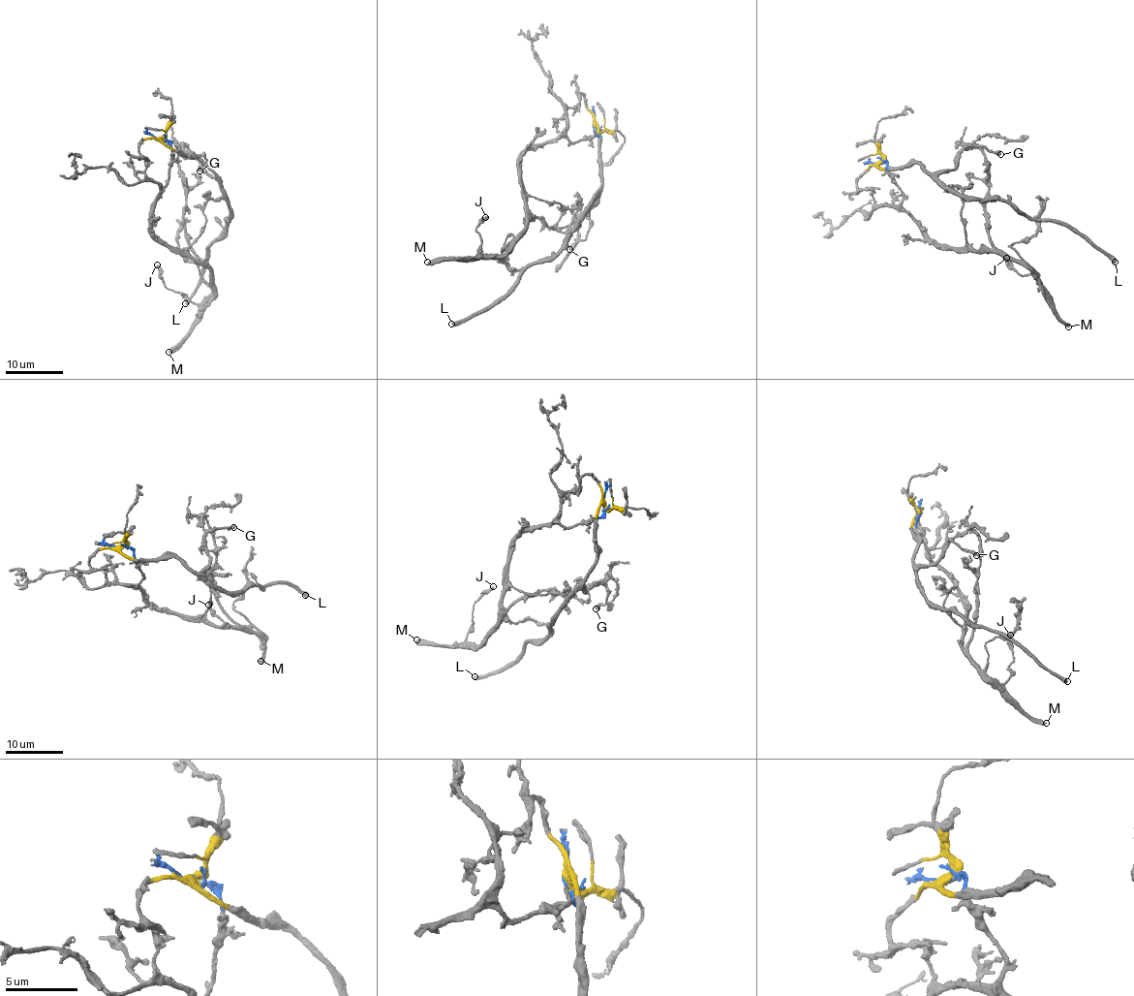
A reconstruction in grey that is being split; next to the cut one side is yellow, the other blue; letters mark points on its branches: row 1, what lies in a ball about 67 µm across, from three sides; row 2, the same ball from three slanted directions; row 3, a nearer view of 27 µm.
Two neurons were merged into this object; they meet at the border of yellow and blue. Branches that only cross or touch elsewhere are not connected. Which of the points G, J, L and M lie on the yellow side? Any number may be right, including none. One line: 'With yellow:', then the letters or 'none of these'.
With yellow: G, L

